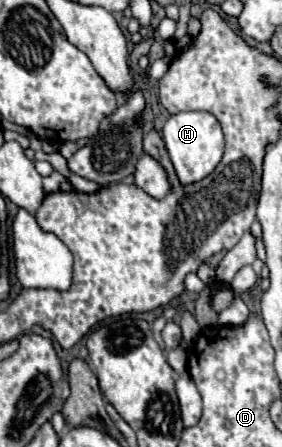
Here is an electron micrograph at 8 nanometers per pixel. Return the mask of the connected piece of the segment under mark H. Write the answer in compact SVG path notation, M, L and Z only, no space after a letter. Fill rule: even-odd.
M178 112L164 124L164 142L180 178L180 184L192 184L206 178L222 160L224 136L218 120L210 112Z

